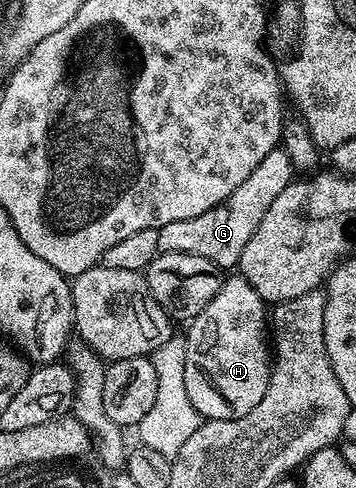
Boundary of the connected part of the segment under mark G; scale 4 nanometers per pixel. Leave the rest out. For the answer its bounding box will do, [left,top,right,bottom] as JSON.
[158,149,294,269]

